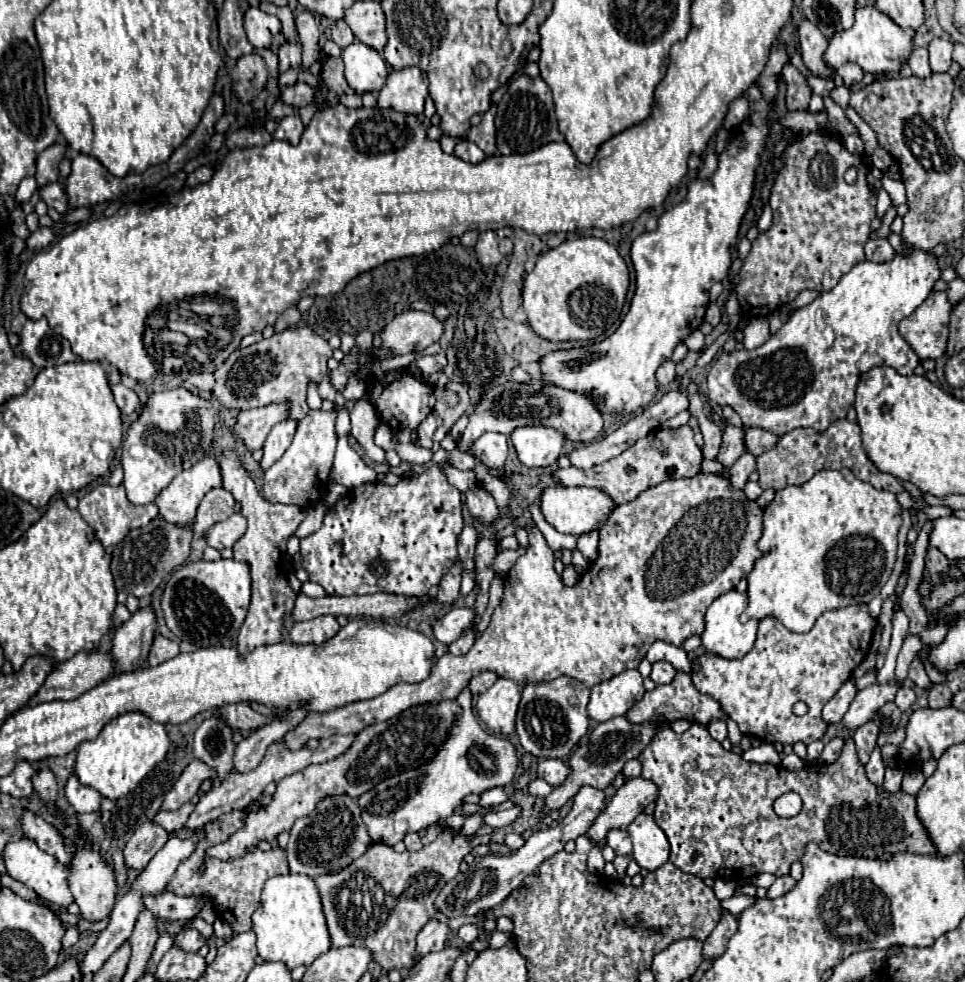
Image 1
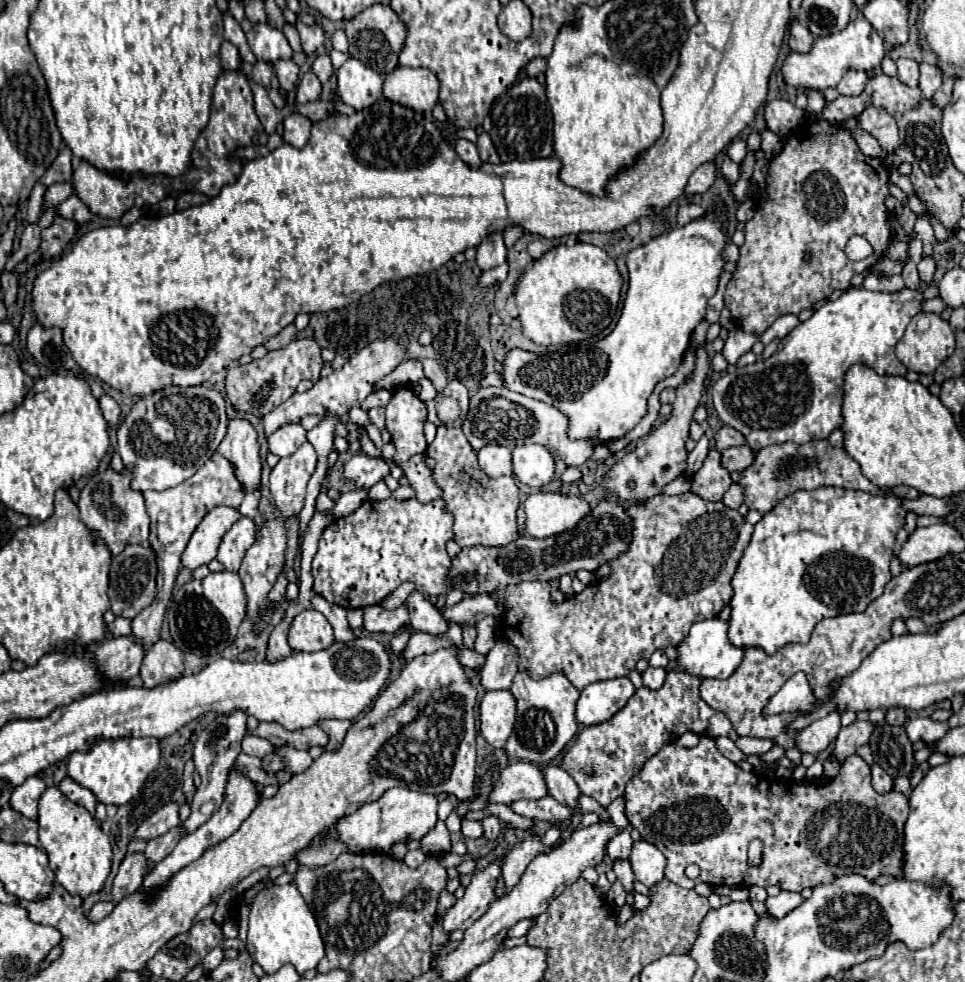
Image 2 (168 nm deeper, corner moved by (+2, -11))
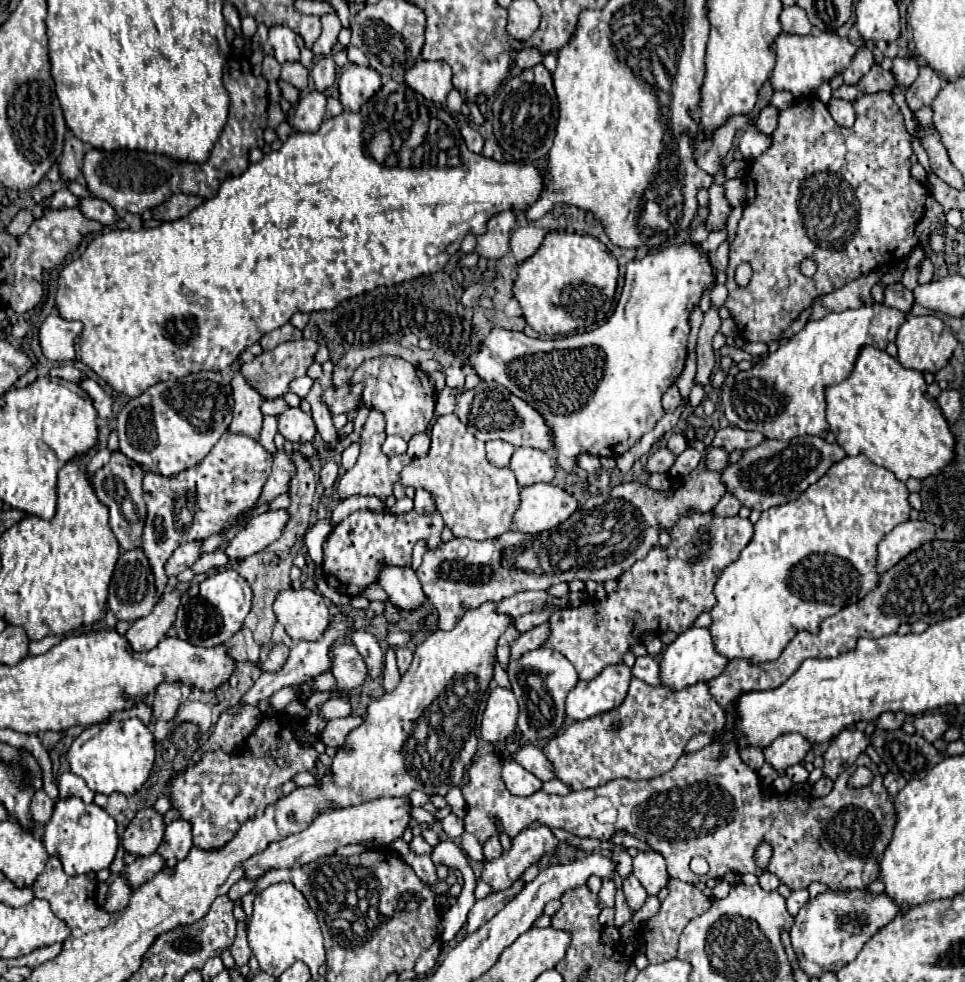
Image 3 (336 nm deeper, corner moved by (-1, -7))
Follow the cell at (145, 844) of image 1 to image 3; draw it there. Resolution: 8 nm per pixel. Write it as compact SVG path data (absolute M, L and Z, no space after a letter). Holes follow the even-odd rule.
M120 875L114 883L110 883L110 889L108 889L108 897L106 897L106 903L104 903L104 911L108 913L118 913L120 909L124 909L130 901L130 895L132 895L132 889L128 887L128 883L124 881L124 877Z

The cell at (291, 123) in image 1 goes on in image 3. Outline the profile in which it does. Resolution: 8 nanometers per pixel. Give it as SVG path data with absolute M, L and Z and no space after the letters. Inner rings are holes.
M310 91L308 95L304 95L296 107L294 127L298 131L310 131L310 133L318 131L324 121L326 101L328 101L328 97L320 91Z

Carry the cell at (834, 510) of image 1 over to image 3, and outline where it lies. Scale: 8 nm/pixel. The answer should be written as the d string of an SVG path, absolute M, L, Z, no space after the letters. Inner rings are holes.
M846 455L796 501L764 511L754 525L752 541L716 579L716 605L710 609L710 633L716 651L728 659L746 659L758 665L778 659L798 631L816 633L826 617L860 601L878 585L876 545L896 525L908 521L908 513L910 503L906 485L888 469L872 465L864 455Z

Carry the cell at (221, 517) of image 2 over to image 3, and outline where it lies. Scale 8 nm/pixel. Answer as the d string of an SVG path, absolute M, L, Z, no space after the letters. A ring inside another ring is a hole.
M198 541L180 545L180 547L172 553L172 557L166 561L166 565L164 565L166 575L168 575L168 577L178 575L178 573L184 571L186 567L192 567L198 557L200 557L200 543L198 543Z

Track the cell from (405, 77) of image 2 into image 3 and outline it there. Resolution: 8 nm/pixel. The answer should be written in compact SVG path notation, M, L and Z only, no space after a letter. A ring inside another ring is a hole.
M418 61L406 73L406 85L434 101L436 105L446 101L446 95L452 91L452 69L444 61Z

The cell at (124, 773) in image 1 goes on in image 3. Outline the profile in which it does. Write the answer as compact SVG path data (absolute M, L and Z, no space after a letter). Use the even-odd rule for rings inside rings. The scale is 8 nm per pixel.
M140 719L106 721L86 727L70 745L66 753L70 771L86 781L94 793L124 793L132 795L146 783L154 765L154 737Z

